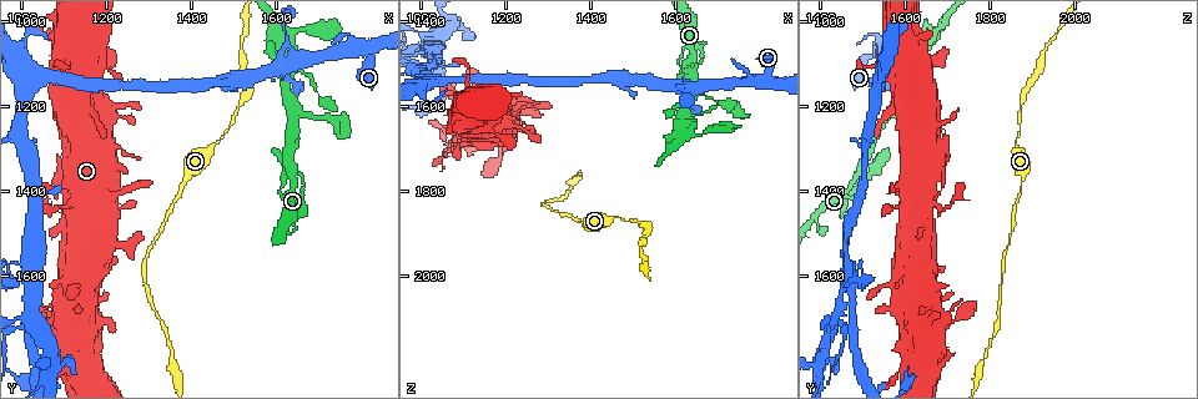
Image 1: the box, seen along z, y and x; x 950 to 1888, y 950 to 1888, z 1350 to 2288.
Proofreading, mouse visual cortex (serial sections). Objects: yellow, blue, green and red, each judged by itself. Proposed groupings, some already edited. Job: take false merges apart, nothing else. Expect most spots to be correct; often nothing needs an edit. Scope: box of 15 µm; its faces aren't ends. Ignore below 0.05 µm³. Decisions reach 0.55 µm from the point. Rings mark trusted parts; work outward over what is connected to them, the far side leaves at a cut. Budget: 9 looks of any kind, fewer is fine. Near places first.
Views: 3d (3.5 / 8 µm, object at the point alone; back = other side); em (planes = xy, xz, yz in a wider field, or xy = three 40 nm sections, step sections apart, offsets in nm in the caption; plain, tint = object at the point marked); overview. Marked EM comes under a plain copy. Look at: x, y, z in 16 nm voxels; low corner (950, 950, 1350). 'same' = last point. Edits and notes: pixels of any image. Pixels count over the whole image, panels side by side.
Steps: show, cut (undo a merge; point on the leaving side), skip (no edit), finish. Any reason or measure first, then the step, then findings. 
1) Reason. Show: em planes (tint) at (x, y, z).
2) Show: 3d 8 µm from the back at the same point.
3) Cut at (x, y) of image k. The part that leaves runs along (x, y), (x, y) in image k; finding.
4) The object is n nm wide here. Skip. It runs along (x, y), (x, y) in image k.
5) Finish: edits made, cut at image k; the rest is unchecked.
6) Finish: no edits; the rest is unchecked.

A narrow waist. Show: 3d 3.5 µm at (1375, 1385, 1875).

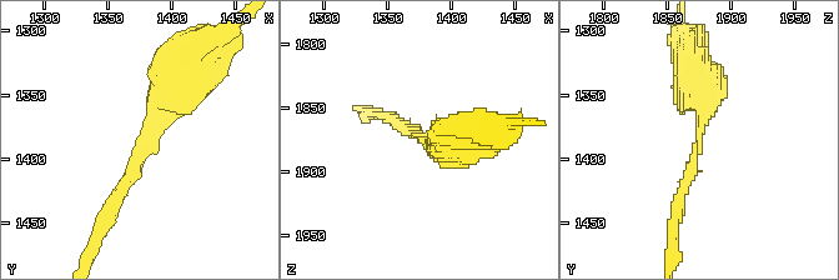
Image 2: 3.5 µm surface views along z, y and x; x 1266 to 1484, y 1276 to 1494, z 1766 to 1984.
The arms are 150, 600 nm wide. Show: em planes (tint) at (1380, 1386, 1874).

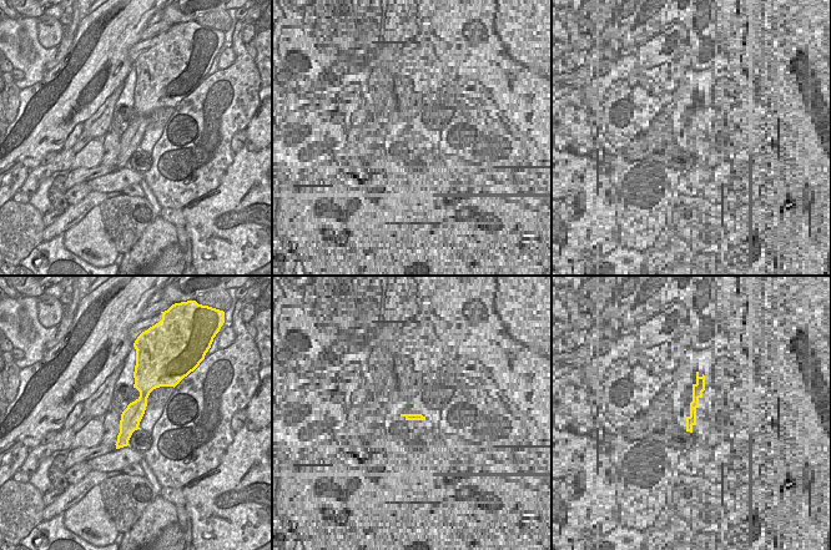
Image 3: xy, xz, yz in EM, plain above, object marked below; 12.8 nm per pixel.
Show: em xy step 2 (tint) at the same point.

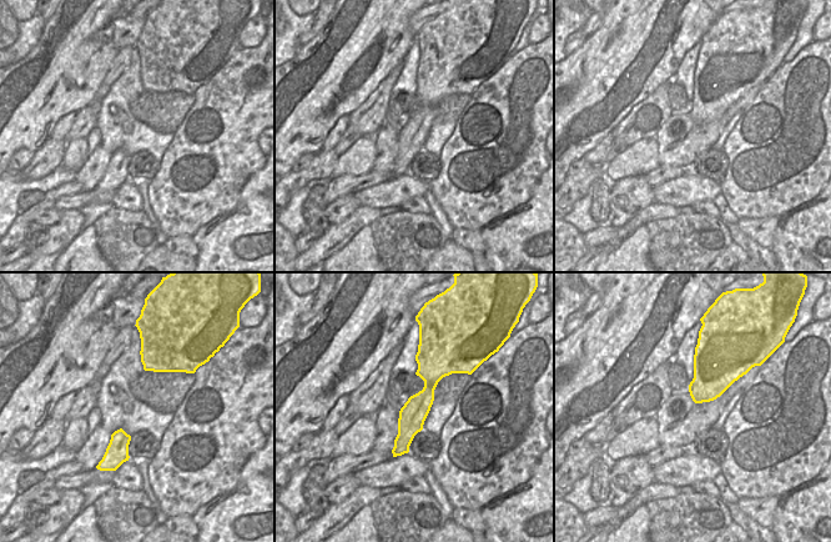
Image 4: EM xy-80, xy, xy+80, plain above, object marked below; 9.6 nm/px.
Skip. It runs along (422, 359), (428, 391), (396, 452) in image 4; continuous, no second cell.

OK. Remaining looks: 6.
Thick turns thin. Show: 3d 8 µm at (1655, 1365, 1495).

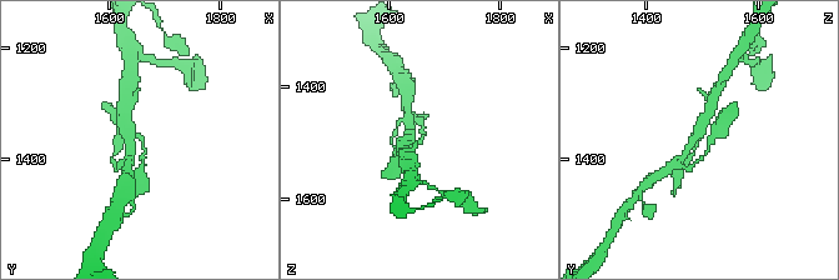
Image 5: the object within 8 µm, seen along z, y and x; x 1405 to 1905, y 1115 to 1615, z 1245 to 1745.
Zoom in. Show: 3d 3.5 µm at (1660, 1365, 1495).

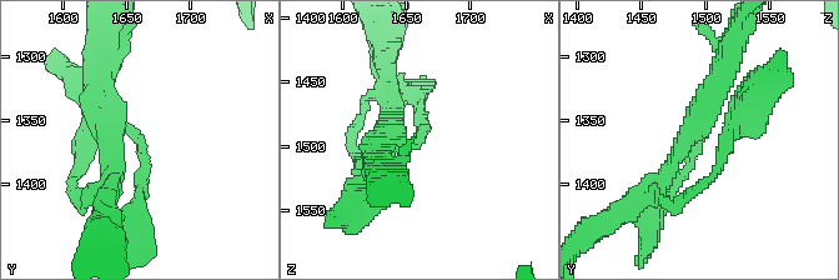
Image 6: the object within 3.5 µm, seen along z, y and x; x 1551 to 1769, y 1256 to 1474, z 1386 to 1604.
Need the tissue. Show: em xy step 2 (tint) at (1654, 1366, 1498).

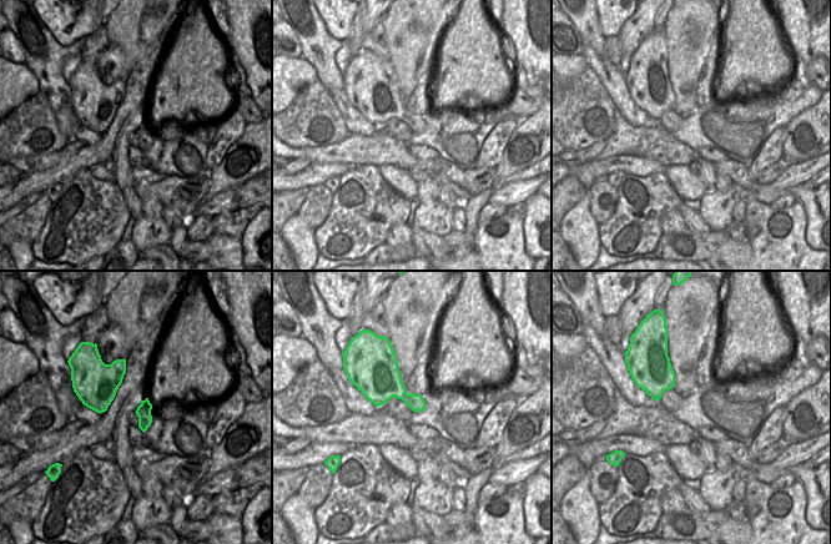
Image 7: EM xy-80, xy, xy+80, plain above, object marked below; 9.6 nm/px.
Skip. It runs along (111, 163), (107, 121), (142, 148), (135, 205) in image 6; one cell here.

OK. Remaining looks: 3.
Calibre changes. Show: 3d 3.5 µm at (1215, 1420, 1590).

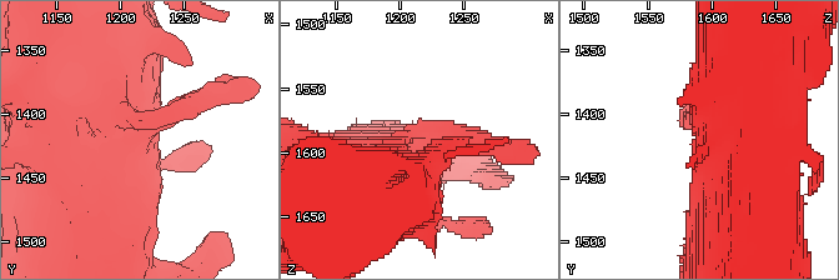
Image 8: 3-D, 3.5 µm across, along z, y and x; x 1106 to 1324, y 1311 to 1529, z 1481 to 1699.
Shape alone is not enough. Show: em planes (tint) at (1216, 1412, 1592).

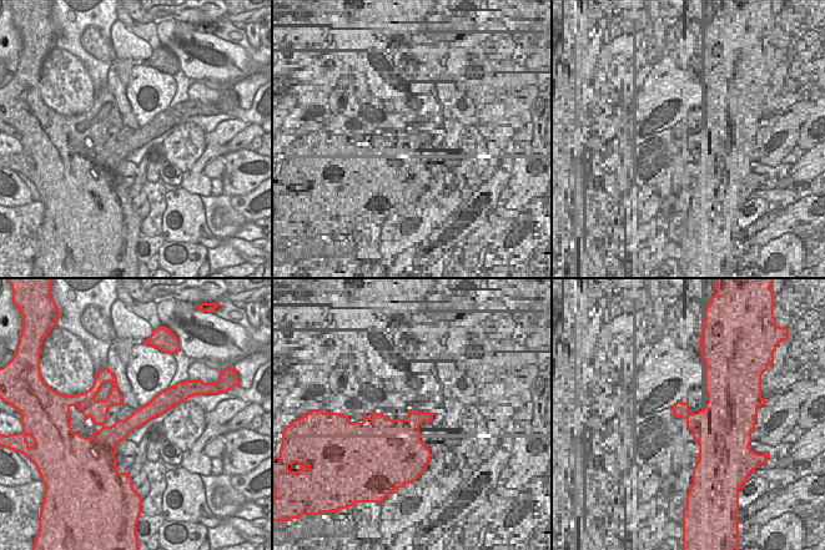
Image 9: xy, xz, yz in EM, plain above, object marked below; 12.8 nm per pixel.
Skip. One cell here.

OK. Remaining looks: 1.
Finish: no edits; the rest is unchecked.

